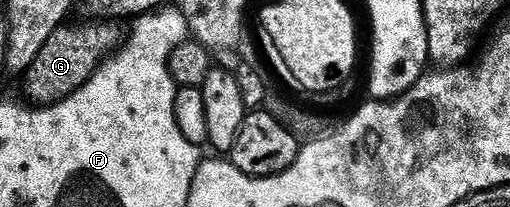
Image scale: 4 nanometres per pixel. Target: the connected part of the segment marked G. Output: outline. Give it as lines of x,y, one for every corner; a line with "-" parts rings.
90,18
90,32
78,30
74,34
74,32
67,32
61,26
58,27
58,34
50,34
50,38
44,43
42,50
38,50
38,58
34,58
28,71
23,73
24,92
28,95
29,100
27,103
32,106
47,106
67,100
68,97
74,95
112,54
108,48
110,32
106,34
104,30
114,32
116,24
115,19
106,18
106,26
100,26
100,18

